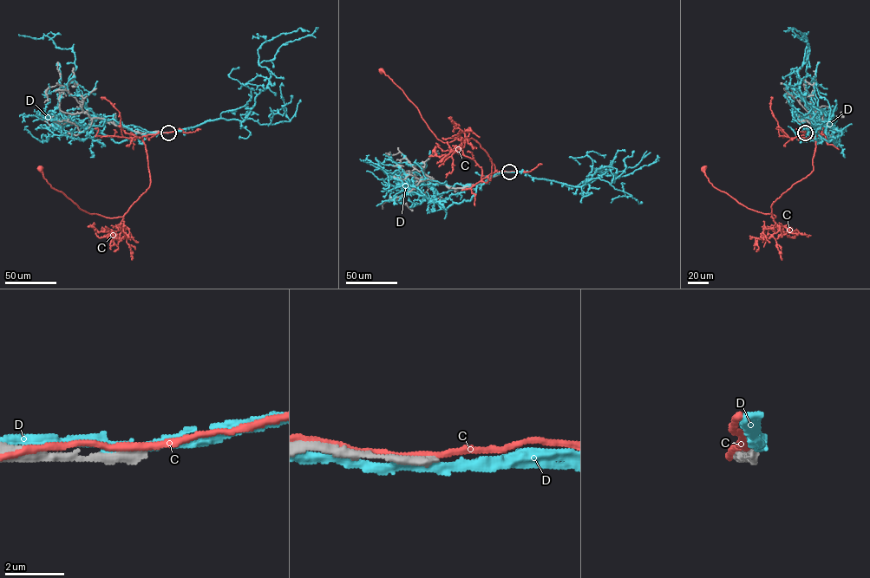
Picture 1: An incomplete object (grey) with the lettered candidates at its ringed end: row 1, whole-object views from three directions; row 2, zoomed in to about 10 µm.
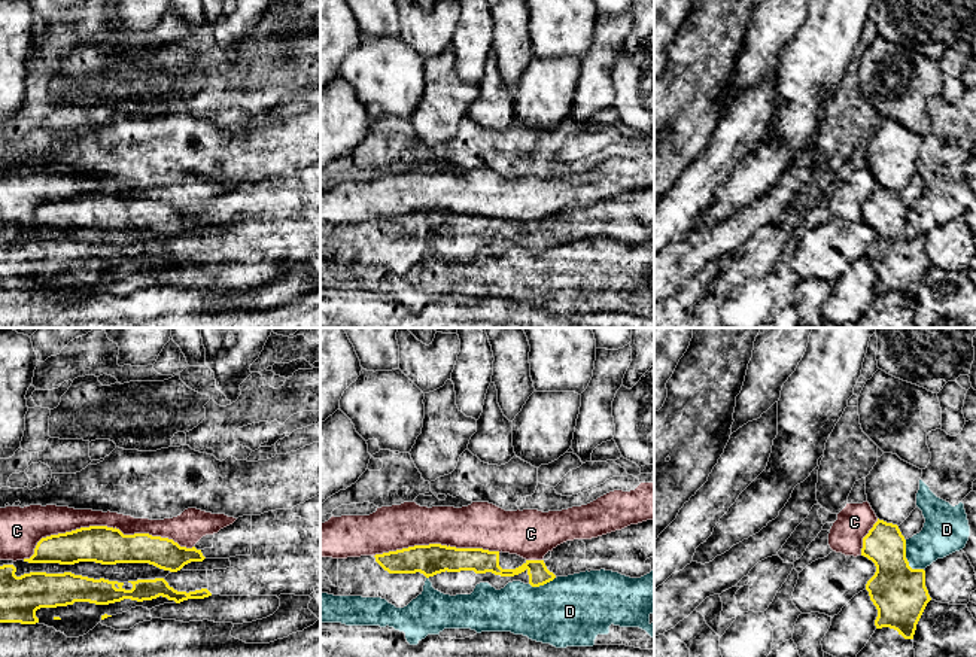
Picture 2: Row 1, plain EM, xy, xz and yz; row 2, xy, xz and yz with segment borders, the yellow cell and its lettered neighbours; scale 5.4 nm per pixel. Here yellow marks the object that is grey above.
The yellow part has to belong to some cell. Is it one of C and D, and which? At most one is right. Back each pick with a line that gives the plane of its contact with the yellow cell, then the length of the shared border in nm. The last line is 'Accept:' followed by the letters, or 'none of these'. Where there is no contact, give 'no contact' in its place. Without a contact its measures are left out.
Accept: none of these

